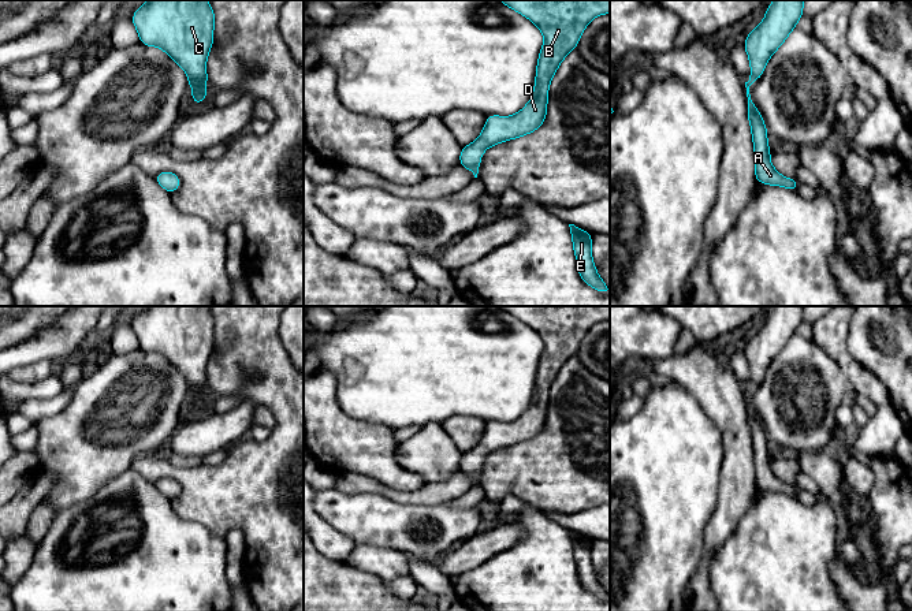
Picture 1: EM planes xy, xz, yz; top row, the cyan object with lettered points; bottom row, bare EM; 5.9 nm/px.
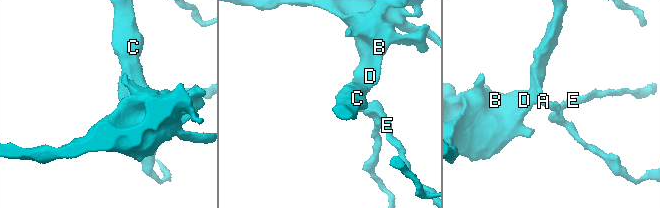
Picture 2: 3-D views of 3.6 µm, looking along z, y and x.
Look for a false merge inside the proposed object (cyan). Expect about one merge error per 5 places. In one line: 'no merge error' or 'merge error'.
no merge error

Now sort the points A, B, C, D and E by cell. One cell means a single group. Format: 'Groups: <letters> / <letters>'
Groups: A B C D E

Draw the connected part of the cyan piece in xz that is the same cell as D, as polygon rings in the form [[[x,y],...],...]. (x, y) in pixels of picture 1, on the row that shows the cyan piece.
[[[498,0],[502,4],[513,8],[518,14],[533,22],[544,37],[544,44],[540,49],[535,89],[529,103],[513,116],[487,116],[483,133],[470,145],[462,146],[459,164],[472,171],[477,178],[483,152],[492,145],[502,144],[507,139],[515,139],[531,134],[546,122],[548,87],[562,60],[576,49],[580,37],[588,23],[598,15],[610,14],[610,0]]]

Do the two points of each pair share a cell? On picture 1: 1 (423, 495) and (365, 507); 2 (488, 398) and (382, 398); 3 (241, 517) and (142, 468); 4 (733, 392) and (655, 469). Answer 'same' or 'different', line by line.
1: different
2: same
3: same
4: different

